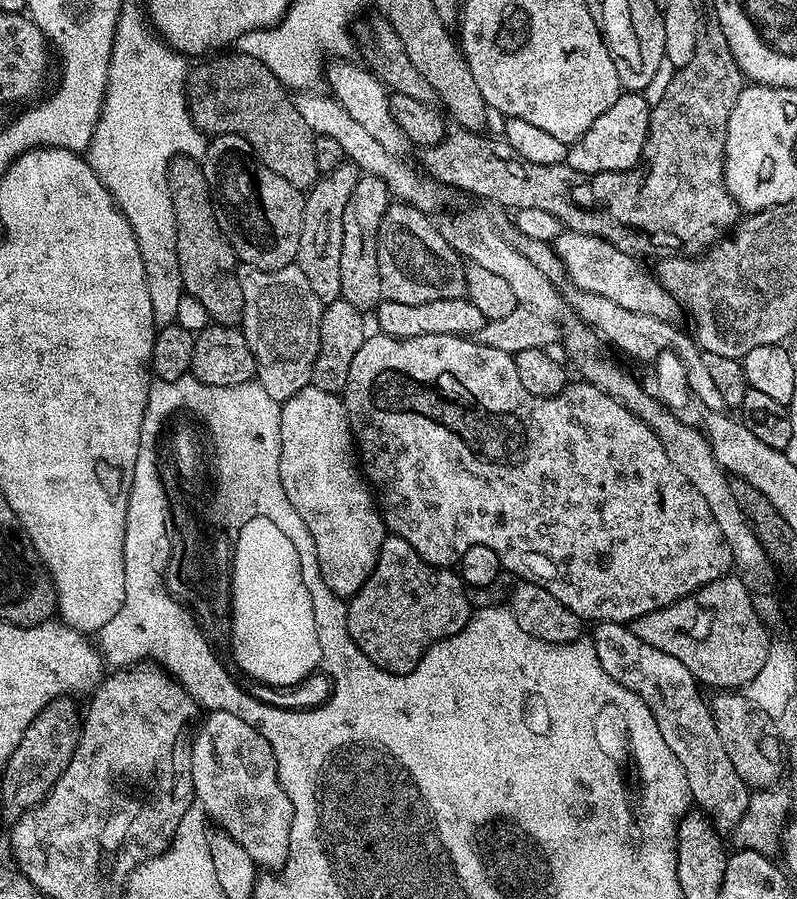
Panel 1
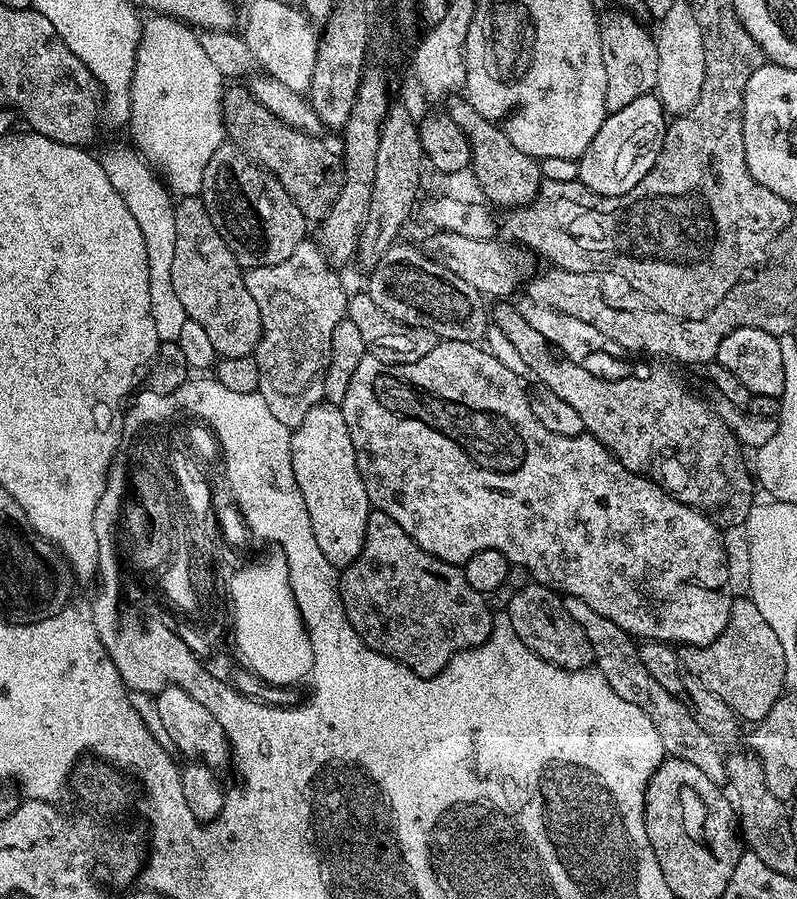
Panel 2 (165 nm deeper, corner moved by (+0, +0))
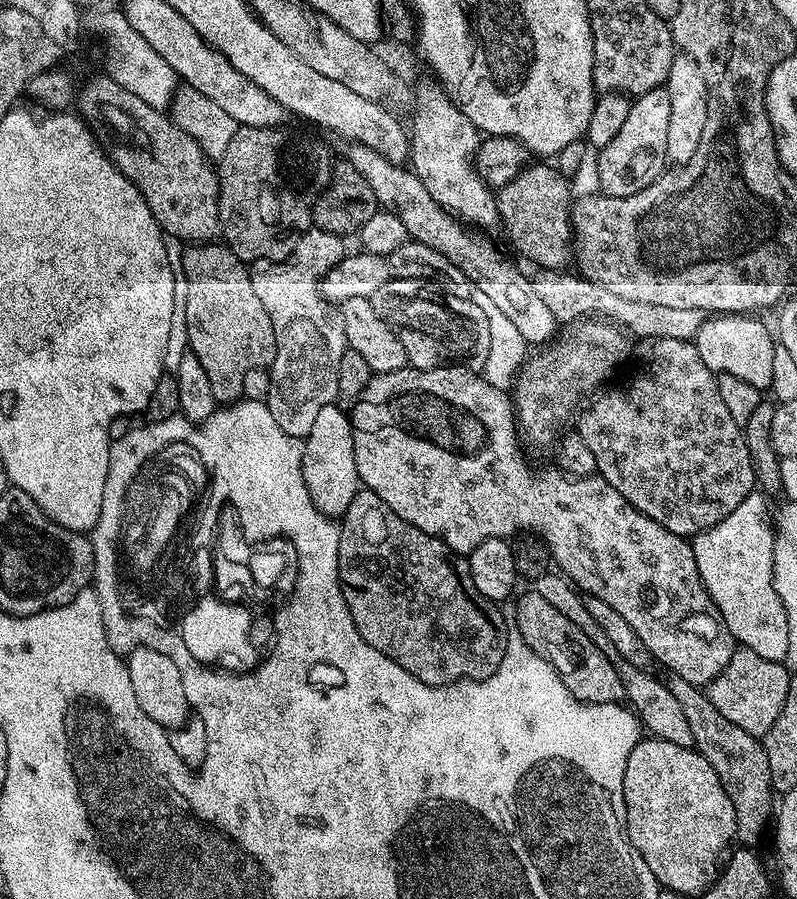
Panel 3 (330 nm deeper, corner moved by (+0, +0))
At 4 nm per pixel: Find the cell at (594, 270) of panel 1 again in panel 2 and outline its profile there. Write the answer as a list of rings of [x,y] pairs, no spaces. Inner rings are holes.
[[[443,232],[439,233],[440,241],[434,248],[434,255],[448,264],[456,272],[462,273],[466,283],[472,284],[485,297],[500,296],[496,298],[508,298],[516,283],[527,281],[537,271],[537,257],[529,249],[515,243],[507,242],[499,248],[495,239],[475,241],[472,238],[464,238],[459,234]]]

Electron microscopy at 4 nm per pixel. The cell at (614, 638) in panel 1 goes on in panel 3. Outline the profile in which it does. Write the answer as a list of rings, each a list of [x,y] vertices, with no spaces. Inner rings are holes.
[[[549,570],[546,574],[542,574],[542,578],[534,581],[534,591],[542,594],[542,598],[546,598],[546,602],[550,602],[550,606],[555,606],[561,614],[566,614],[566,618],[570,618],[570,622],[574,622],[574,626],[578,626],[582,630],[582,634],[586,634],[590,638],[590,642],[594,642],[594,646],[598,646],[598,650],[602,650],[606,654],[606,658],[610,658],[610,662],[618,670],[618,678],[622,678],[627,703],[632,711],[640,717],[643,731],[649,737],[674,742],[674,746],[696,747],[694,734],[690,730],[690,722],[686,722],[686,714],[682,711],[678,698],[674,698],[674,694],[668,689],[667,683],[663,679],[655,680],[651,676],[653,674],[651,671],[626,662],[626,658],[622,658],[622,654],[618,654],[618,650],[614,650],[614,646],[610,646],[610,641],[606,638],[606,634],[602,634],[598,622],[594,622],[590,610],[586,610],[584,596],[577,591],[567,576],[556,570]]]

